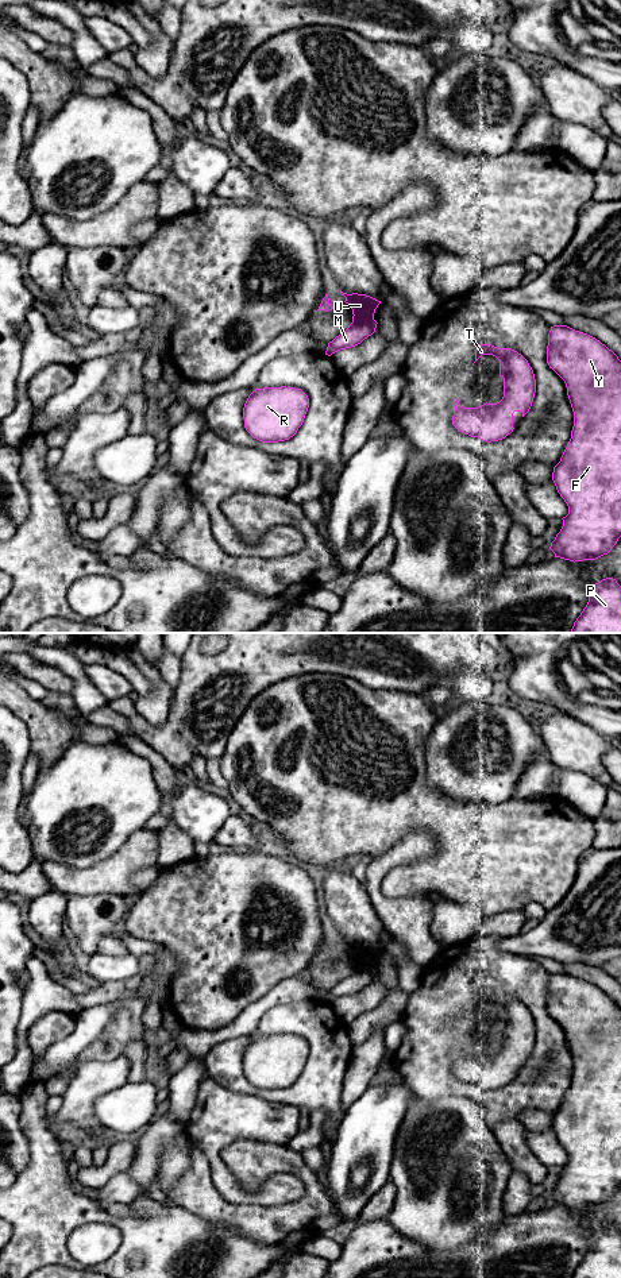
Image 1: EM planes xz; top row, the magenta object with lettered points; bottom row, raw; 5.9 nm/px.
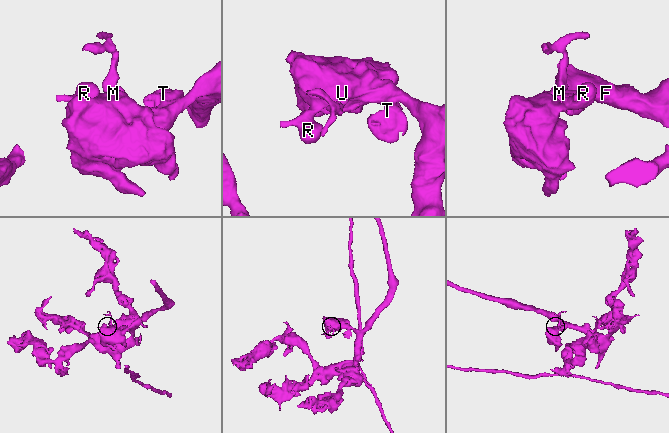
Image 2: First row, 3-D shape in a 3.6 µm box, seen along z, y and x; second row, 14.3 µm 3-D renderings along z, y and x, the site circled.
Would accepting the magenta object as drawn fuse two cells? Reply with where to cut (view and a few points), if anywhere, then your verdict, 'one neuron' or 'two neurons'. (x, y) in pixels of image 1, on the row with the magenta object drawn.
cut xz (373, 317), (353, 323); two neurons

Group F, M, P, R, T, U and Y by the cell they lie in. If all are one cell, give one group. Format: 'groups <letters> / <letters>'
groups F P R T U Y / M

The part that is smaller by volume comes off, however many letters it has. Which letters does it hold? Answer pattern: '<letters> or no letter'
M

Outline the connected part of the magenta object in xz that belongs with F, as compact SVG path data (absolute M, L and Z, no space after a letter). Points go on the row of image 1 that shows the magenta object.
M554 325L547 363L564 381L574 412L571 439L552 472L568 514L549 549L555 557L574 563L595 560L608 555L621 537L621 360L595 337Z

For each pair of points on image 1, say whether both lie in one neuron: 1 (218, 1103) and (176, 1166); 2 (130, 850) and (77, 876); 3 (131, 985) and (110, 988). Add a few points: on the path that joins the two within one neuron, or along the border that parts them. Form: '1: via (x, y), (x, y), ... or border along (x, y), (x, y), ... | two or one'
1: border along (191, 1111), (186, 1135), (193, 1146) | two
2: via (116, 864), (104, 876), (91, 876) | one
3: via (126, 988), (115, 988) | one

